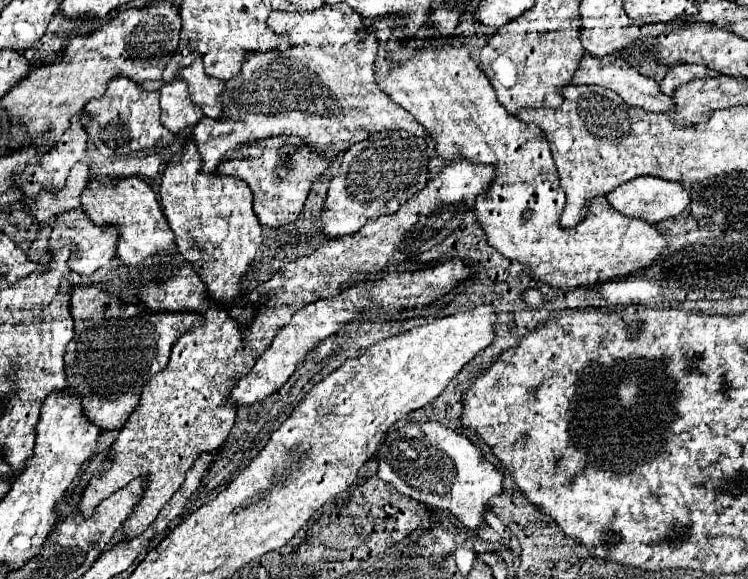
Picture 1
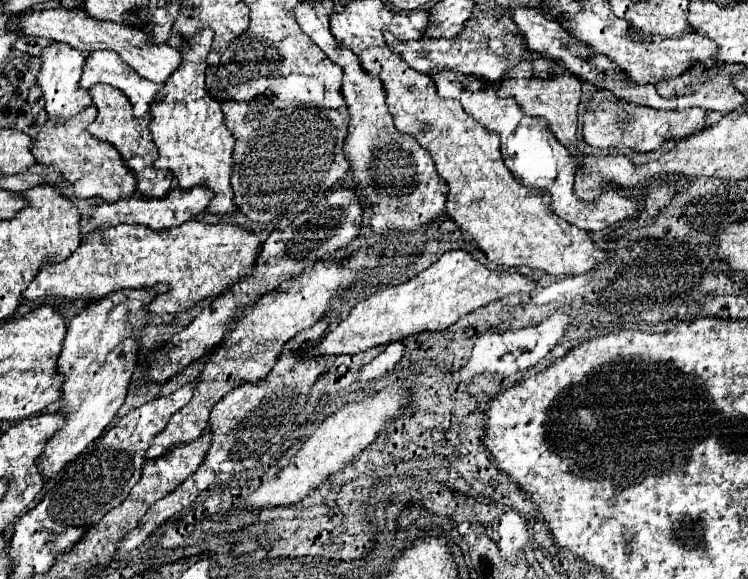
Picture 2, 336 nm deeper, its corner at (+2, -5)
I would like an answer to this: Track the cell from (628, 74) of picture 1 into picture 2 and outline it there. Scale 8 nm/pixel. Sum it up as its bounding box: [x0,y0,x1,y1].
[385,11,551,83]

